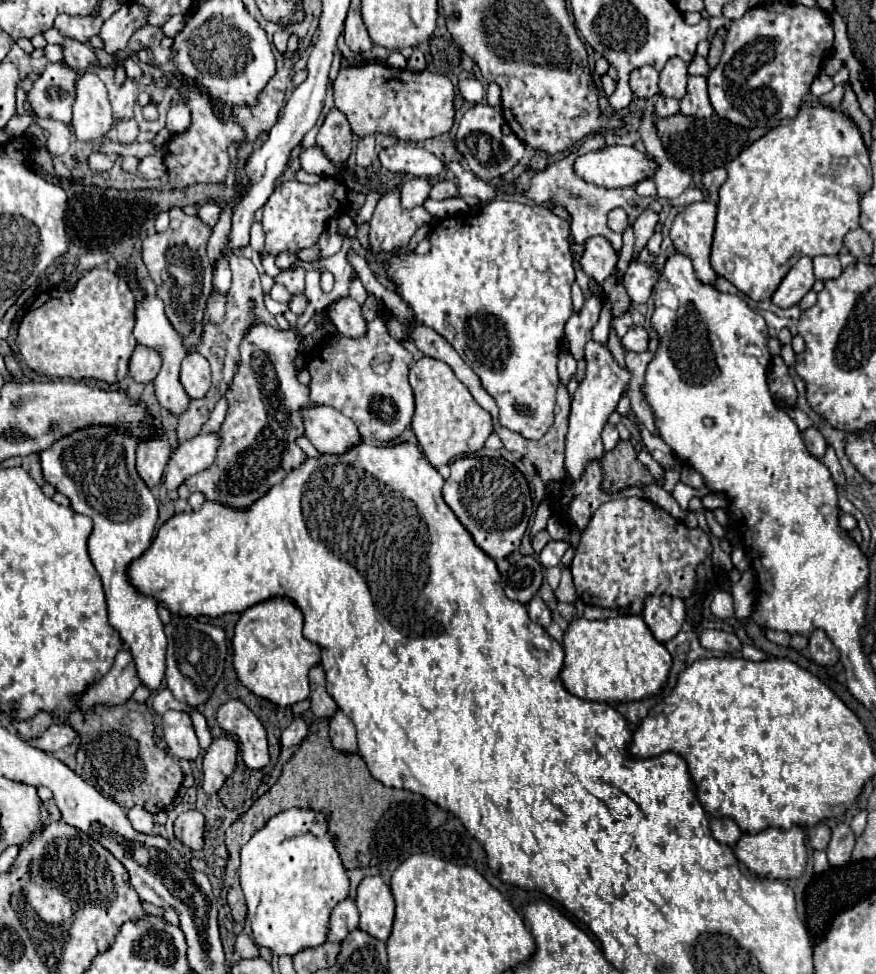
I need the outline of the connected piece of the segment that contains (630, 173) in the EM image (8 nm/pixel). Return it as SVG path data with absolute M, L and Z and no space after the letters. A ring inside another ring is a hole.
M604 146L594 152L578 156L574 160L572 168L588 184L596 184L606 190L612 190L612 188L626 188L626 186L632 186L632 184L644 180L644 178L650 178L654 174L656 164L650 156L638 152L634 146Z

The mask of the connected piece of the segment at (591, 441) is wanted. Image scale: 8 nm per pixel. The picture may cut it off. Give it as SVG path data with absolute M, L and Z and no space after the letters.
M590 340L586 344L586 376L580 382L580 386L574 394L574 400L571 401L570 428L566 434L564 468L572 480L580 480L584 474L584 468L592 460L602 458L604 446L600 440L600 432L602 432L604 424L608 422L608 416L616 410L616 404L618 404L622 392L628 390L628 382L630 382L630 372L626 368L620 368L614 362L608 348Z

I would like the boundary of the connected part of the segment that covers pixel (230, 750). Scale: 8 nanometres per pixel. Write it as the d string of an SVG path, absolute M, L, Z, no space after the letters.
M218 738L204 754L202 762L202 790L214 794L222 788L228 774L236 766L236 742L230 738Z

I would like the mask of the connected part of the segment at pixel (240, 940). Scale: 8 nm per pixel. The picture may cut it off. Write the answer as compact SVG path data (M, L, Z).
M242 932L236 938L236 950L242 958L256 958L258 956L258 946L254 944L254 940L246 932Z

